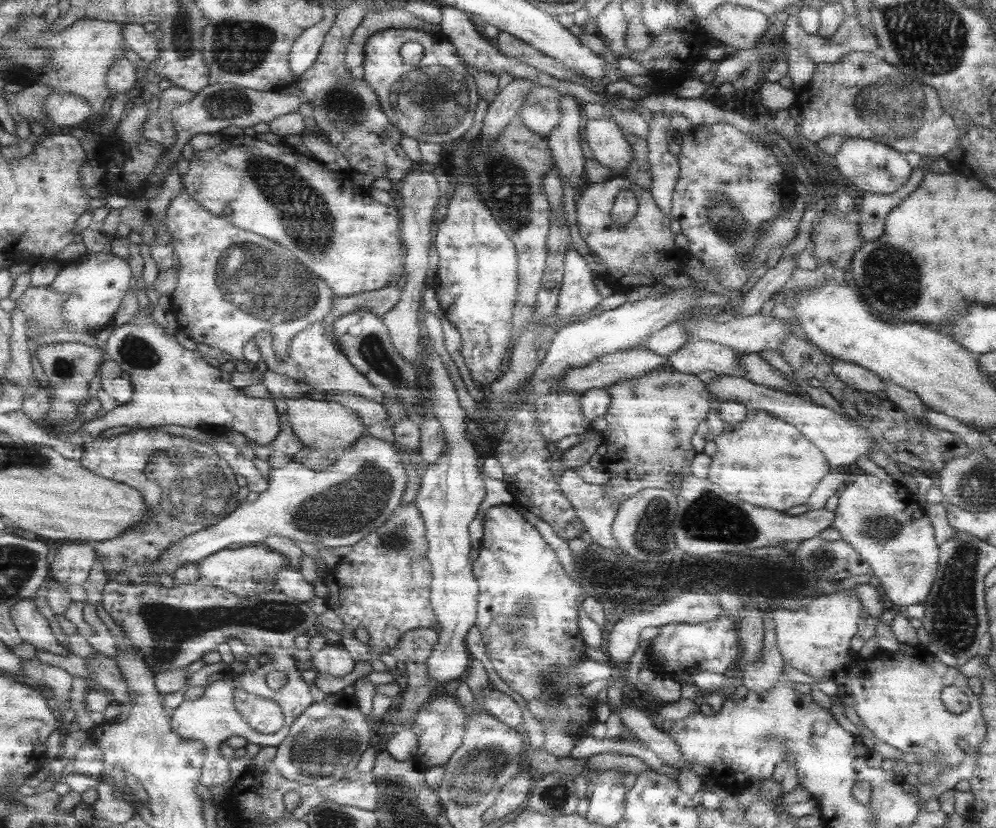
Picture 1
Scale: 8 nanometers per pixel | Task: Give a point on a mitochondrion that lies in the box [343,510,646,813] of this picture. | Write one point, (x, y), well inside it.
(395, 539)

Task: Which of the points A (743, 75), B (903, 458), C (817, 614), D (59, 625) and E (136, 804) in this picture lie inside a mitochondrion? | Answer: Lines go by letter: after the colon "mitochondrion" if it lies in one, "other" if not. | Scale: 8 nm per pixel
A: mitochondrion
B: other
C: other
D: other
E: other

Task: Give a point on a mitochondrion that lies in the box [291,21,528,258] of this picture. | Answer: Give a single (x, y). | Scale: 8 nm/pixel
(434, 99)

